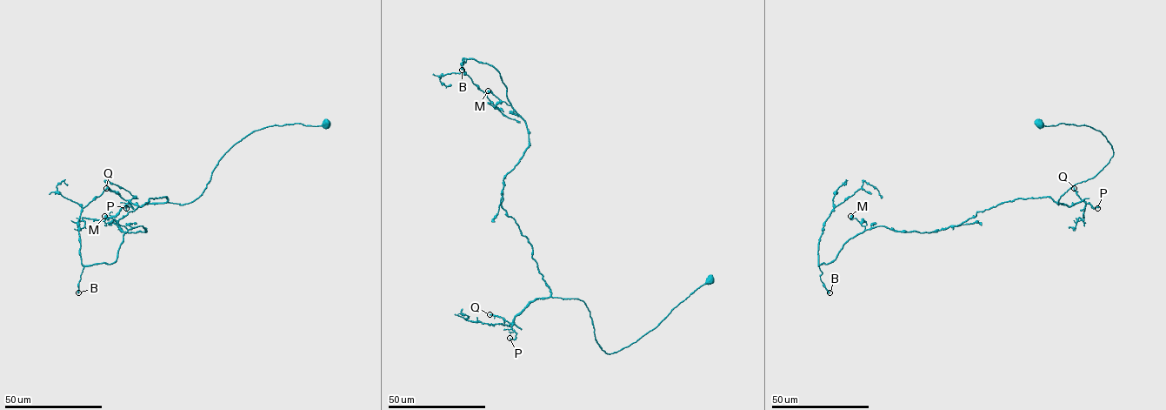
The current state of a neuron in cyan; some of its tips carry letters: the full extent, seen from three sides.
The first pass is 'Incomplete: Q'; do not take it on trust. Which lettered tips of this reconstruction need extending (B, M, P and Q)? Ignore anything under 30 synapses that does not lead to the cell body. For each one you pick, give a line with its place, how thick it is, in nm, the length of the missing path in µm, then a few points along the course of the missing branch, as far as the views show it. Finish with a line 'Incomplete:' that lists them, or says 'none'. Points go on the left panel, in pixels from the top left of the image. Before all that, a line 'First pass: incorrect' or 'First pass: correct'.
First pass: correct
Q: Place: (106, 188). Thickness 260 nm. Missing length about 60 µm. Course of what is missing: (106, 188), (89, 182), (69, 182), (56, 196), (55, 204), (26, 219)
Incomplete: Q

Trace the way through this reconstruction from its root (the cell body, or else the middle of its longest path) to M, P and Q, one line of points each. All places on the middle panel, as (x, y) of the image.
M: (709, 279), (636, 341), (602, 350), (585, 304), (551, 296), (502, 207), (504, 177), (529, 131), (488, 90)
P: (709, 279), (616, 352), (602, 349), (589, 312), (577, 299), (536, 299), (515, 318), (516, 334), (509, 338)
Q: (709, 279), (655, 328), (611, 353), (597, 343), (589, 312), (577, 299), (536, 299), (511, 323), (489, 314)

